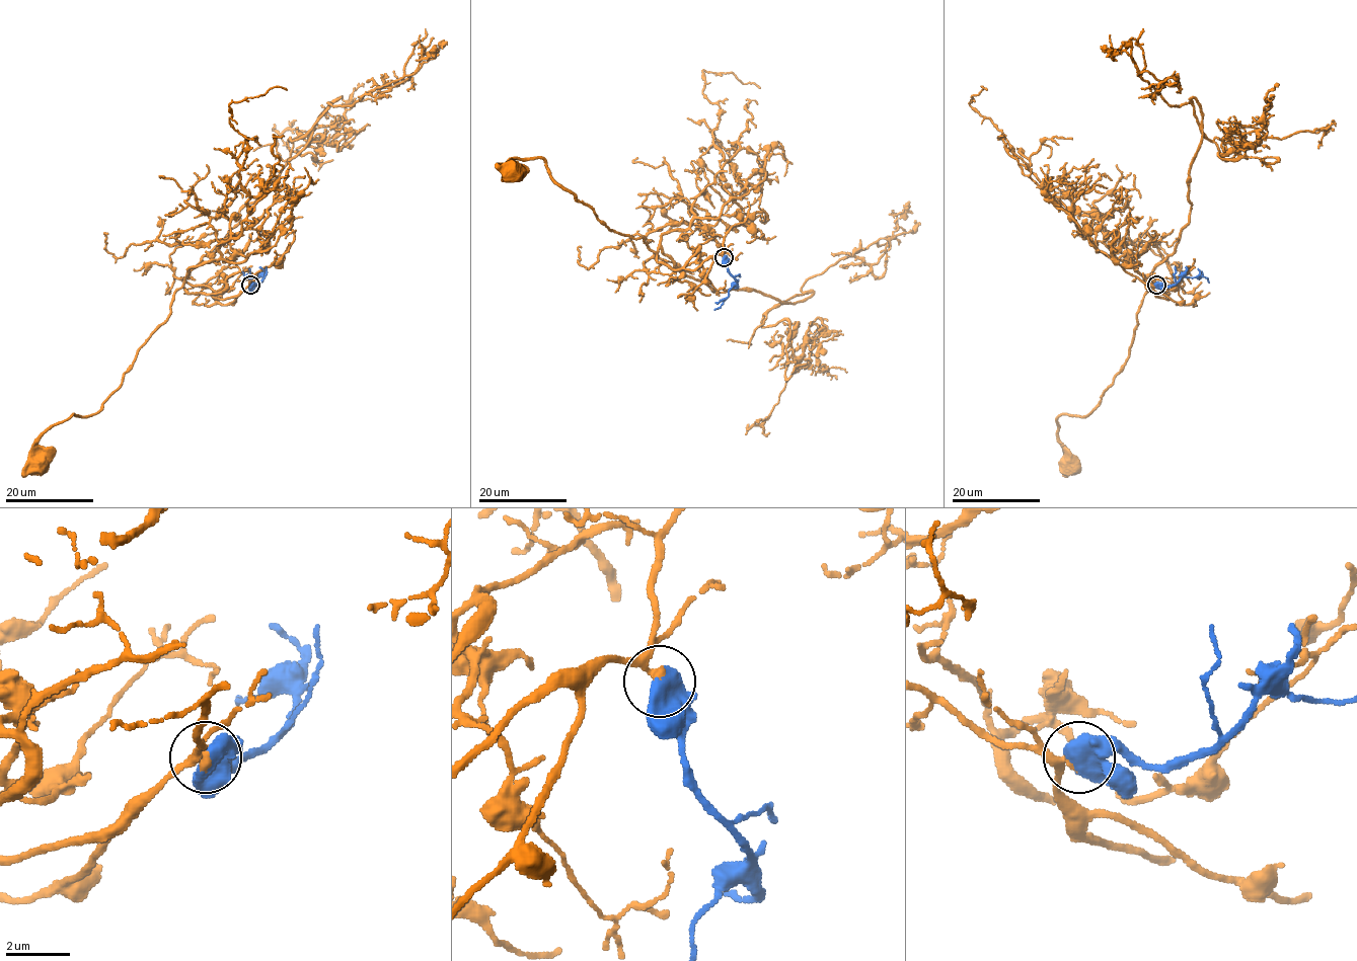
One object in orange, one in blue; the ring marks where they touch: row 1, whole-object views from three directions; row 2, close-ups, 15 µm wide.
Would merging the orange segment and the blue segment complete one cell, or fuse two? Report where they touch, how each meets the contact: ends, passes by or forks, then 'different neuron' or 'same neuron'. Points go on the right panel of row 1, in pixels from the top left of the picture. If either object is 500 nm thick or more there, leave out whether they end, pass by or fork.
place (1156, 285); same neuron

